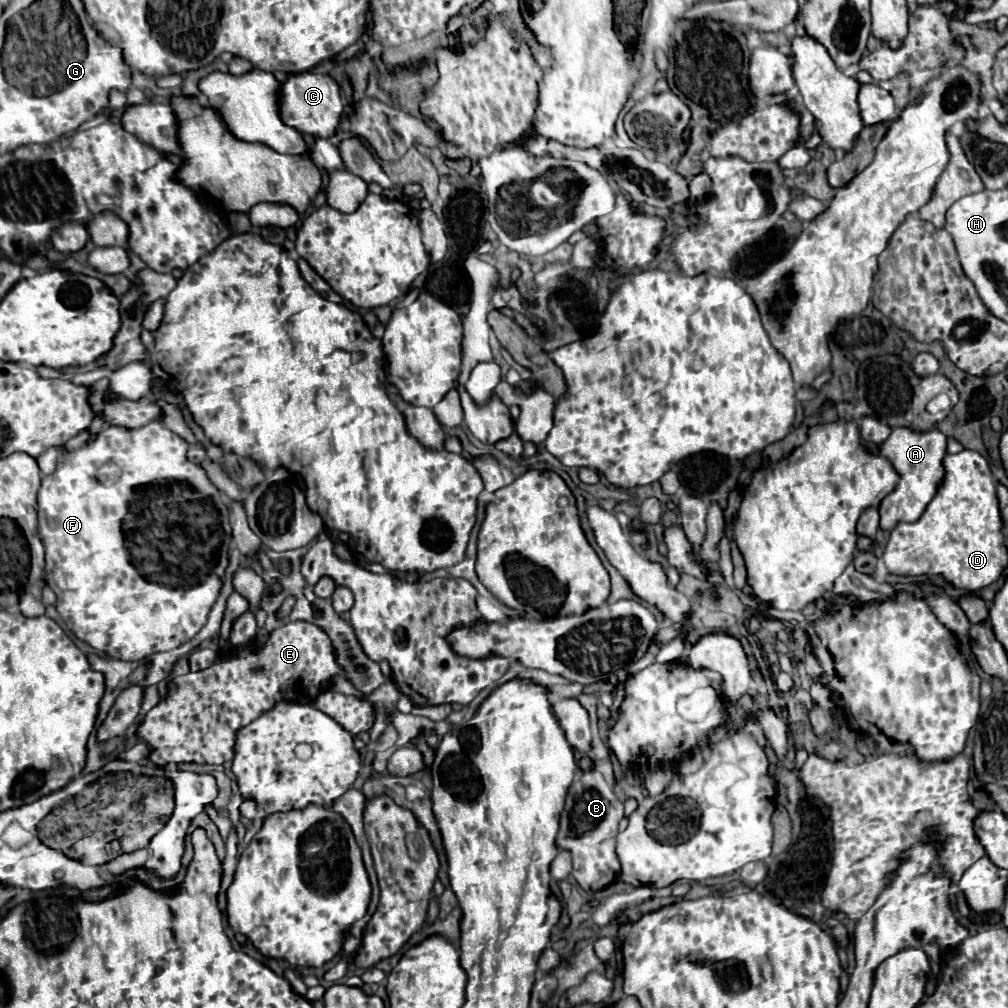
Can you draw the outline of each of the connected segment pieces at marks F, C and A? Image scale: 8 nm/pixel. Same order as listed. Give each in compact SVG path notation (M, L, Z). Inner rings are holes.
M149 422L141 428L125 428L125 426L105 426L95 438L83 444L77 450L69 450L61 454L57 460L57 470L49 476L41 478L41 488L37 494L37 512L39 512L39 538L45 546L45 574L47 586L57 596L57 612L69 626L69 630L83 642L91 644L95 650L105 652L117 660L143 660L155 652L165 652L181 646L191 640L207 622L209 610L213 608L223 580L225 568L229 564L229 542L231 542L231 524L229 524L229 508L225 506L221 492L211 484L205 470L199 464L187 460L189 444L173 434L161 422Z
M301 72L297 76L289 76L287 82L281 84L279 92L281 92L281 118L285 120L285 124L317 138L331 138L337 134L341 118L345 116L345 106L341 102L339 84L329 74Z
M895 428L881 446L881 454L887 456L895 470L901 476L899 486L881 502L881 528L893 530L899 522L917 522L921 514L925 512L927 504L935 496L939 484L945 478L943 458L947 456L947 436L941 430L929 430L929 432L915 432L911 428Z

